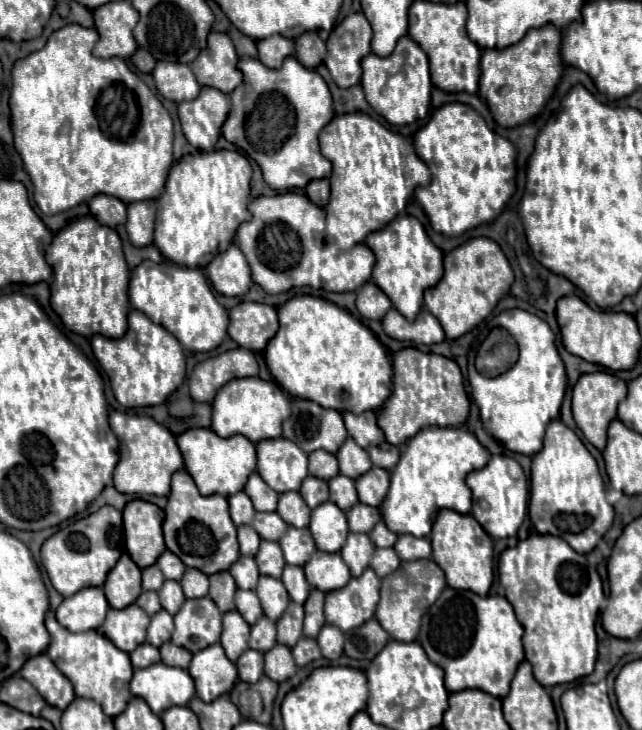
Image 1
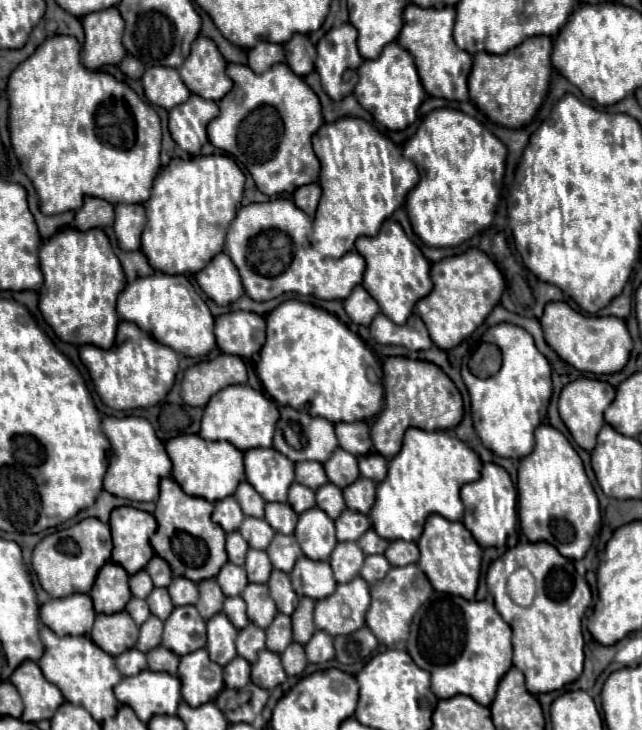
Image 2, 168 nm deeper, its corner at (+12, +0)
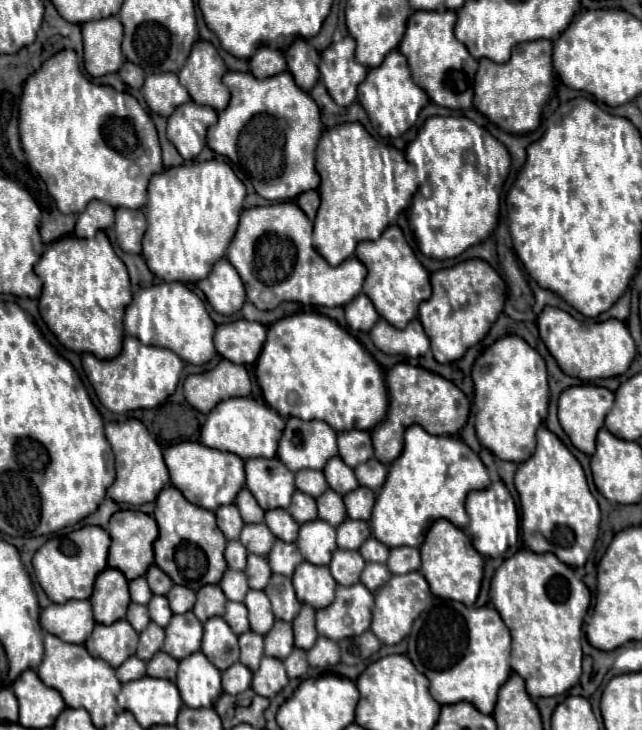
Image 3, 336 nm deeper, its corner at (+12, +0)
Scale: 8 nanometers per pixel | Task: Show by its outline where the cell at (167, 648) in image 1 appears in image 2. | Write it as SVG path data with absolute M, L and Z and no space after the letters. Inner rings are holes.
M162 645L148 653L148 669L152 671L164 671L164 673L176 675L178 663L180 663L180 657L170 649L164 649Z

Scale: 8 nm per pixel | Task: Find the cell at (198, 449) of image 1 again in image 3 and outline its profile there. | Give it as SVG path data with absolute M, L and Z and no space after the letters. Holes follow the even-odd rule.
M182 441L164 451L164 461L170 471L170 481L184 493L188 501L204 509L216 511L220 505L234 503L236 493L244 487L244 461L228 451L206 447L198 441Z

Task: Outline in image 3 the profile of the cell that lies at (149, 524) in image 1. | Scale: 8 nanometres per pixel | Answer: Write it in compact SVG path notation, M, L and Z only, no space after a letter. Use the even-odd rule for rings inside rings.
M118 511L110 519L108 533L112 537L110 555L108 555L108 567L120 569L128 579L142 577L148 571L148 565L152 565L152 561L154 561L152 543L158 537L156 521L150 515L140 513L140 511Z

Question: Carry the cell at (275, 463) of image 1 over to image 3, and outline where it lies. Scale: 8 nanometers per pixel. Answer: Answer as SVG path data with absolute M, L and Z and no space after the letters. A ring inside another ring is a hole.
M254 457L254 459L246 459L246 487L250 489L250 493L256 497L256 501L260 503L260 507L264 511L268 509L288 509L290 505L290 497L296 491L294 487L294 475L290 473L290 469L278 459L264 459L264 457Z

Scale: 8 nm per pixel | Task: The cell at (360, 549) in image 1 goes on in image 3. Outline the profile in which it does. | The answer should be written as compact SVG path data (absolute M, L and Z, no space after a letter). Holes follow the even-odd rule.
M336 549L336 553L332 553L332 561L328 567L330 567L330 573L336 579L336 583L354 585L360 579L364 565L366 565L366 561L362 559L362 555L358 551Z

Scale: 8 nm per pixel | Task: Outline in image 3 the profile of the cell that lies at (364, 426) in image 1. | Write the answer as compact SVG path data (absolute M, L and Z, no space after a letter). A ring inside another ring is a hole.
M360 429L340 431L338 433L338 451L346 465L356 467L356 465L368 461L374 455L370 433L360 431Z

